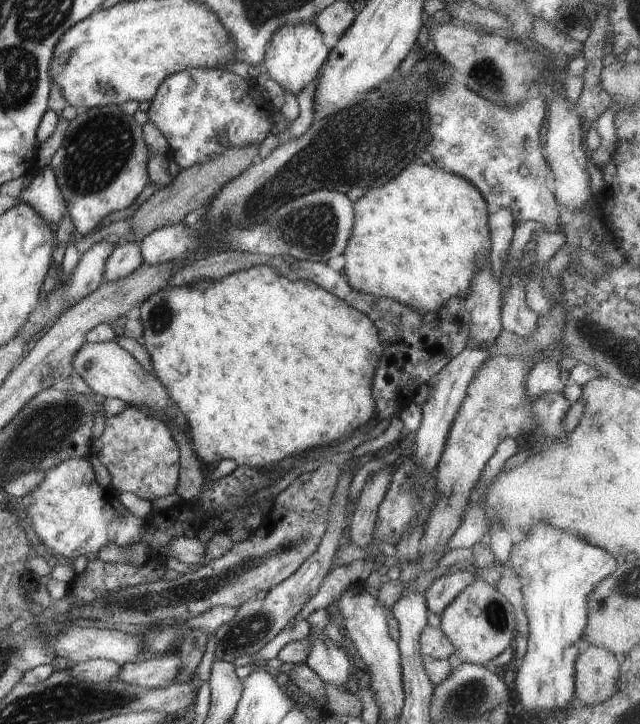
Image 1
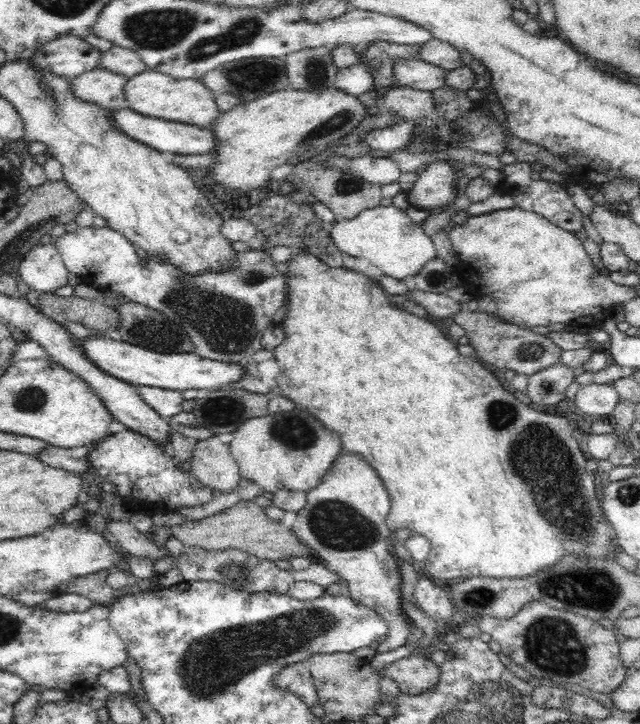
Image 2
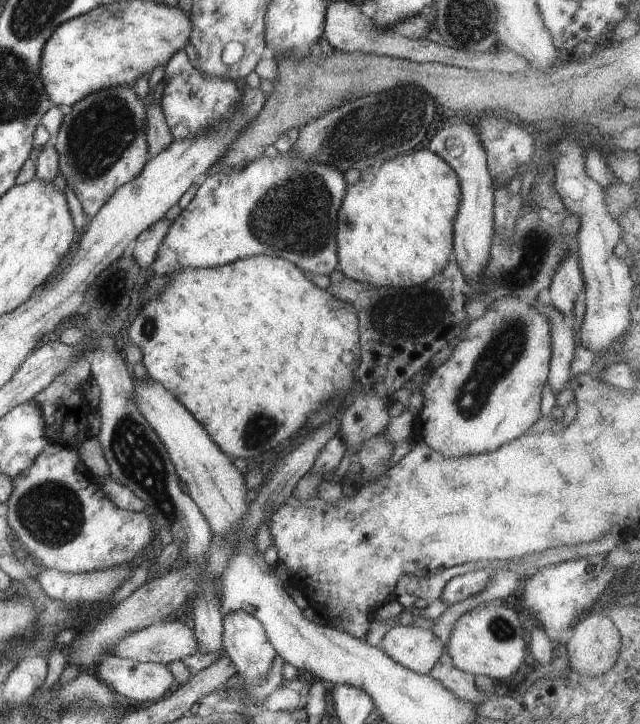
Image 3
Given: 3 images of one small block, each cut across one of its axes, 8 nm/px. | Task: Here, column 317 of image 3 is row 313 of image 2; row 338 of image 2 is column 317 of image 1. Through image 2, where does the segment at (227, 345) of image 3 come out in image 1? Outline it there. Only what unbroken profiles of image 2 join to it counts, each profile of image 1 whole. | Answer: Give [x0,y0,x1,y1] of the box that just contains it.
[139,264,383,469]

